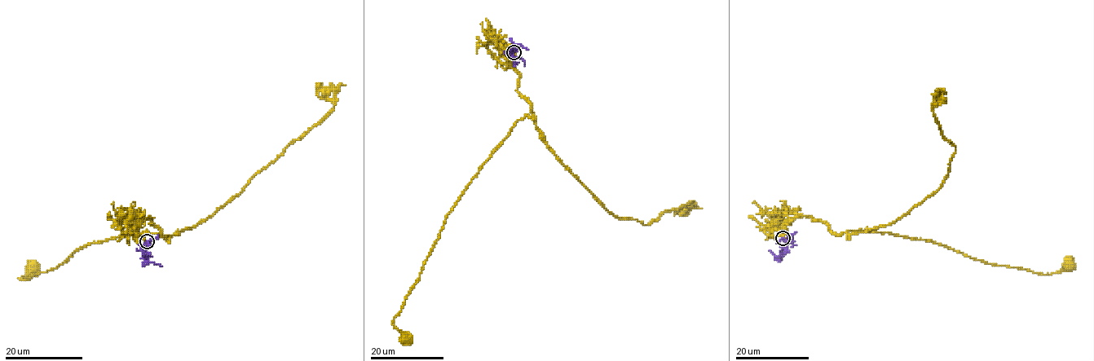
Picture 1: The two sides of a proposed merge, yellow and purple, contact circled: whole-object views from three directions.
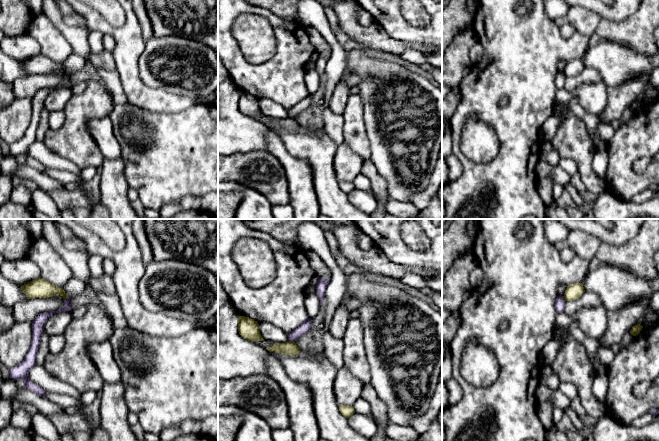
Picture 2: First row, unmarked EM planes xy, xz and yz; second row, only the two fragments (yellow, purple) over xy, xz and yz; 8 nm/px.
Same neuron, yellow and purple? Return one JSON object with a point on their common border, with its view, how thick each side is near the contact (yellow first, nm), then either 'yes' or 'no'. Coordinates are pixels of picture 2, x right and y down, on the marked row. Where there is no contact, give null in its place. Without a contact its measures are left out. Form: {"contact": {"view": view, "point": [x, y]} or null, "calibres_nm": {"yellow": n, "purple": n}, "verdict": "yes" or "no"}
{"contact": {"view": "xz", "point": [291, 341]}, "calibres_nm": {"yellow": 110, "purple": 80}, "verdict": "no"}

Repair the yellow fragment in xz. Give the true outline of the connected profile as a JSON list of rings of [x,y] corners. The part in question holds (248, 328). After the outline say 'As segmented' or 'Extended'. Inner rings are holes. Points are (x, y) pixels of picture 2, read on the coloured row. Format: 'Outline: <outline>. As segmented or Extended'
Outline: [[[239,316],[238,331],[248,341],[255,342],[264,340],[260,334],[258,322],[249,317]]]. As segmented

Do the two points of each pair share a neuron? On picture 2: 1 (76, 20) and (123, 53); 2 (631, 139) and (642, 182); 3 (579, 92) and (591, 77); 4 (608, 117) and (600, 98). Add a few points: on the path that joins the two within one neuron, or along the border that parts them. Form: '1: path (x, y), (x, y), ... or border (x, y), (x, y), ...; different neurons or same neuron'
1: border (75, 11), (85, 19), (87, 26); different neurons
2: path (627, 150), (627, 170), (631, 174); same neuron
3: border (601, 82), (583, 83), (575, 88), (566, 87); different neurons
4: border (607, 88), (608, 102), (601, 115); different neurons

